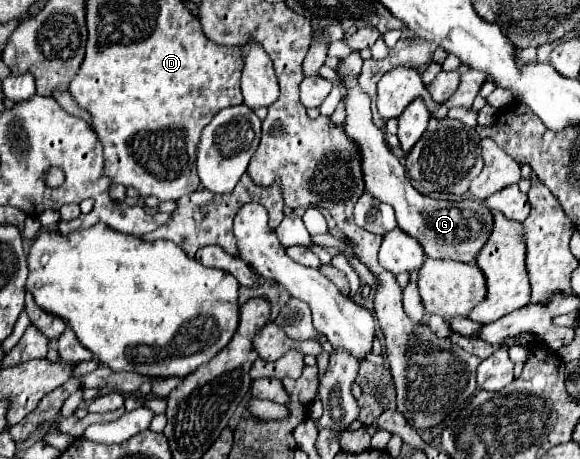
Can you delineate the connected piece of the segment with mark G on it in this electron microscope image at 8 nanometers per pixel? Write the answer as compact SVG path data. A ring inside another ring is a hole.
M351 52L341 68L337 70L341 80L345 82L345 96L347 96L347 118L345 118L345 132L359 144L361 156L363 156L363 178L365 178L365 190L373 194L375 198L383 200L385 204L391 204L399 222L399 228L405 230L409 236L421 240L425 246L425 254L435 260L459 260L459 262L473 262L477 258L477 252L485 246L485 240L489 240L489 232L493 232L493 214L483 202L475 200L433 200L429 196L419 194L411 182L405 176L405 168L397 160L395 154L389 152L383 132L373 126L371 122L371 110L369 110L369 96L357 86L357 76L361 70L361 56L359 52Z

